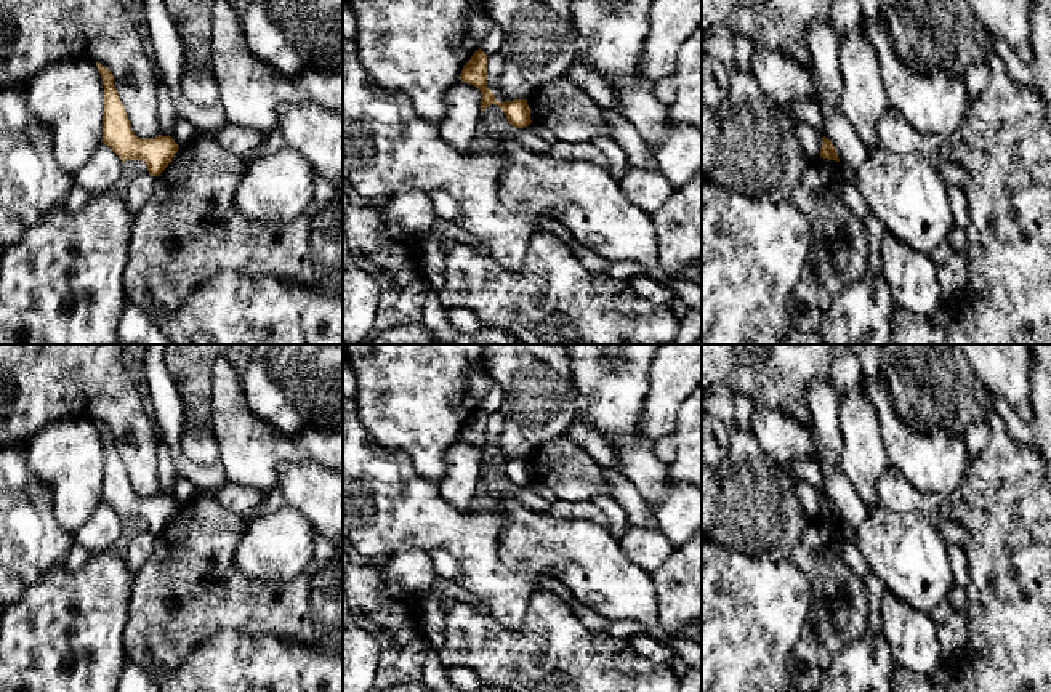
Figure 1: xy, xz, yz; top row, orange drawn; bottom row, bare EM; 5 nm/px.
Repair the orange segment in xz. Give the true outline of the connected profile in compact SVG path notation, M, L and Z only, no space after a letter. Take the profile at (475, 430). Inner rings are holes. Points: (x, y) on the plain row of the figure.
M479 407L463 424L460 439L468 441L481 449L481 469L490 463L497 463L505 471L508 481L514 487L524 487L532 482L527 458L497 460L493 450L487 447L487 413Z

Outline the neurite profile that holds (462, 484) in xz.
M458 439L447 450L445 474L441 479L439 492L458 508L473 508L482 497L481 449Z

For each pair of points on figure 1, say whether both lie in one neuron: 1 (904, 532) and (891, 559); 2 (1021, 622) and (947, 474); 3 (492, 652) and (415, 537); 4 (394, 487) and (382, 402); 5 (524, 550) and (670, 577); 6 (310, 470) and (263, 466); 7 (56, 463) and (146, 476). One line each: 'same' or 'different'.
1: same
2: different
3: different
4: different
5: different
6: different
7: different

